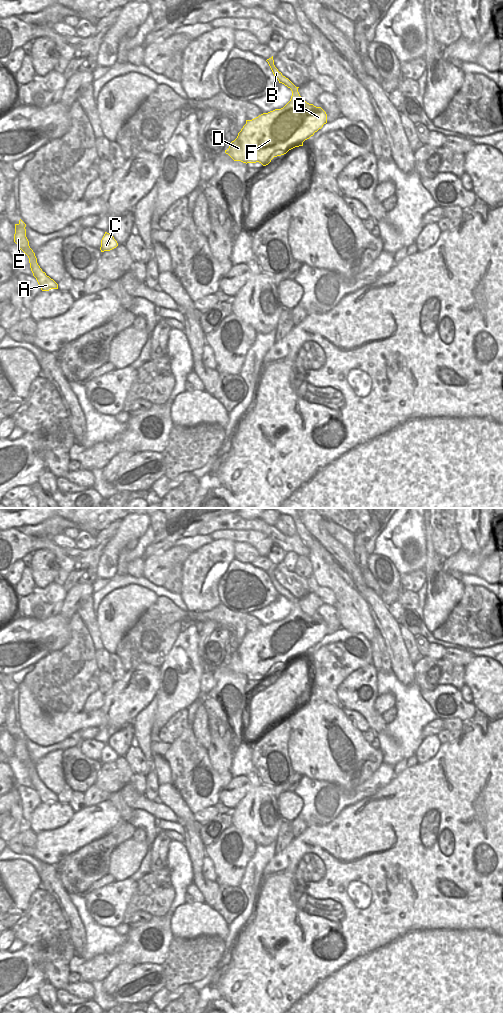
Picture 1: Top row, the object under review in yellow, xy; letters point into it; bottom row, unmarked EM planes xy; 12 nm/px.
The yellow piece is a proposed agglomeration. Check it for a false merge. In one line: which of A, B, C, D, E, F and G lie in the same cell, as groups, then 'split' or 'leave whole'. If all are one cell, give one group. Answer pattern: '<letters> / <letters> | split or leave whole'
A B C D E F G | leave whole

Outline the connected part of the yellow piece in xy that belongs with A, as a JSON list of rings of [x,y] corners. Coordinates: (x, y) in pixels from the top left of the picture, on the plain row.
[[[20,731],[18,736],[15,736],[14,754],[28,768],[30,780],[33,788],[36,790],[42,803],[58,801],[58,796],[42,783],[37,775],[35,765],[29,758],[29,753],[26,749],[26,736]]]

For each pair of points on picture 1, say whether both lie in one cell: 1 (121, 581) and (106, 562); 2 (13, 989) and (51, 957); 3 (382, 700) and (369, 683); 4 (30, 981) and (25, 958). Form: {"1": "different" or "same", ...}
{"1": "different", "2": "different", "3": "different", "4": "same"}

